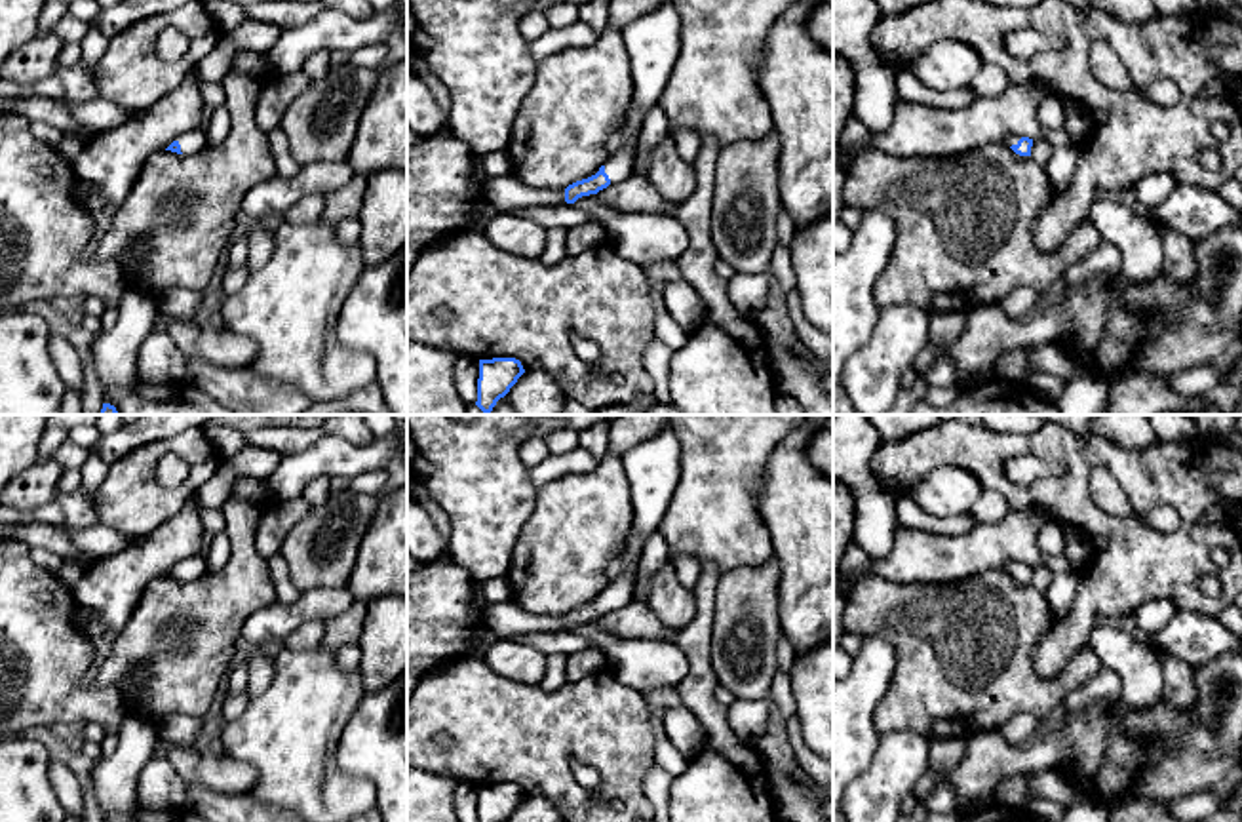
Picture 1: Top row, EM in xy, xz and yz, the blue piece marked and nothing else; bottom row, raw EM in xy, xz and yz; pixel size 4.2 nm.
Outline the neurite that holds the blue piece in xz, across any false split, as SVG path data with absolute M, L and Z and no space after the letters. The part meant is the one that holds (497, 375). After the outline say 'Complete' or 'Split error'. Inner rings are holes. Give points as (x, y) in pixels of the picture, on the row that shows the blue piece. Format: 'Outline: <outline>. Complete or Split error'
Outline: M515 358L479 360L475 405L489 415L523 373L525 369Z. Complete

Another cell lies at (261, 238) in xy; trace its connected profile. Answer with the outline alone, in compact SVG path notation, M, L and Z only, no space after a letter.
M257 225L247 236L249 255L245 274L255 272L266 264L274 251L274 230L268 225Z

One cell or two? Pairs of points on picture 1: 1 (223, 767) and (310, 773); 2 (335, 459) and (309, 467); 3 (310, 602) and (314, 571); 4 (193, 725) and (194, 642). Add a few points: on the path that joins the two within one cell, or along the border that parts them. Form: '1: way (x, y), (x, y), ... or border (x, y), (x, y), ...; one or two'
1: border (223, 752), (244, 760), (253, 769), (250, 792); two
2: way (329, 459), (314, 463); one
3: border (345, 585), (310, 587), (301, 592); two
4: border (202, 716), (172, 714), (155, 724); two

